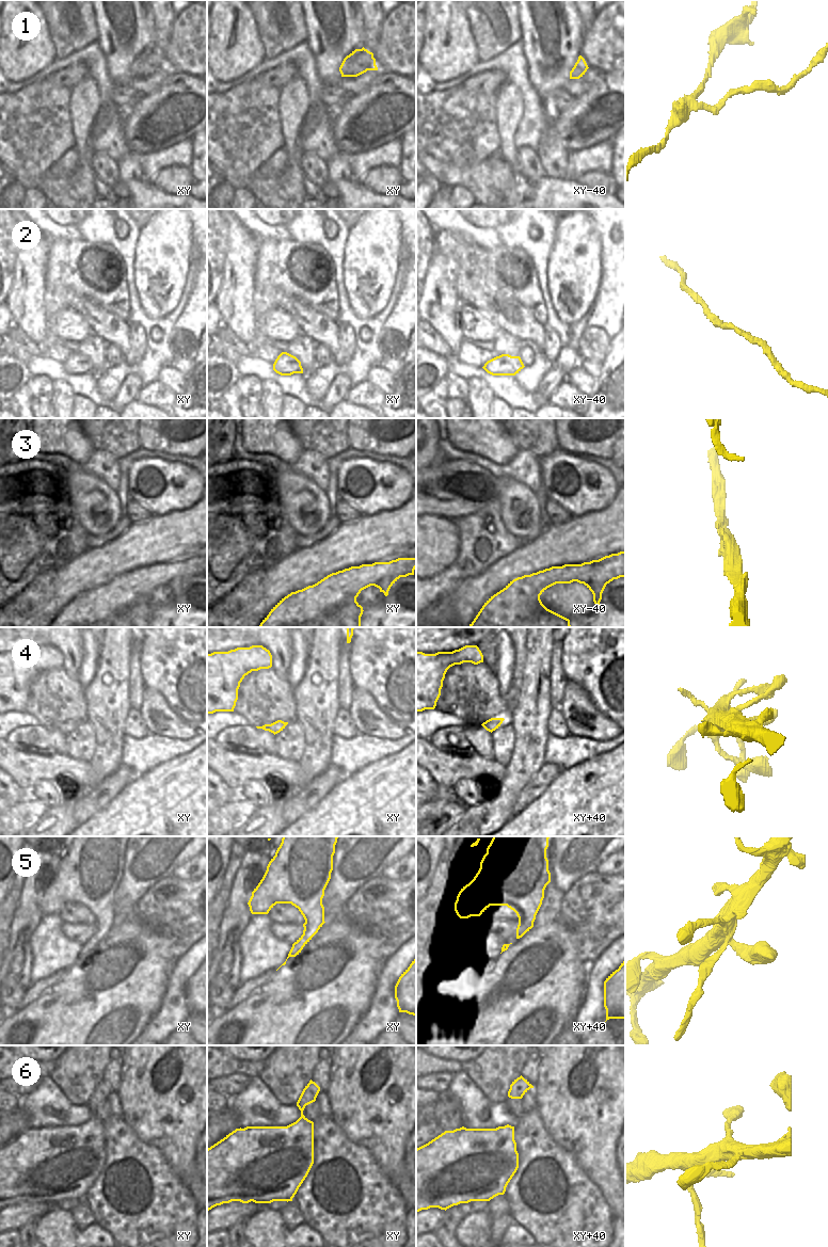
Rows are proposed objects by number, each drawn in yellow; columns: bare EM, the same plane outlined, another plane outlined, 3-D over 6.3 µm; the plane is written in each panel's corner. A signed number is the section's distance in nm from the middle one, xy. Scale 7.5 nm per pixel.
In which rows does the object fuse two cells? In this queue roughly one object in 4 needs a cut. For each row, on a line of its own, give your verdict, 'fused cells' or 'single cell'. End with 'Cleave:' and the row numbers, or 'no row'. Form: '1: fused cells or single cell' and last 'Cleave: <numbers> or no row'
1: single cell
2: single cell
3: single cell
4: single cell
5: fused cells
6: single cell
Cleave: 5

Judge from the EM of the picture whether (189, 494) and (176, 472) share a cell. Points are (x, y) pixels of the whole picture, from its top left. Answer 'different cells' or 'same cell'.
same cell

